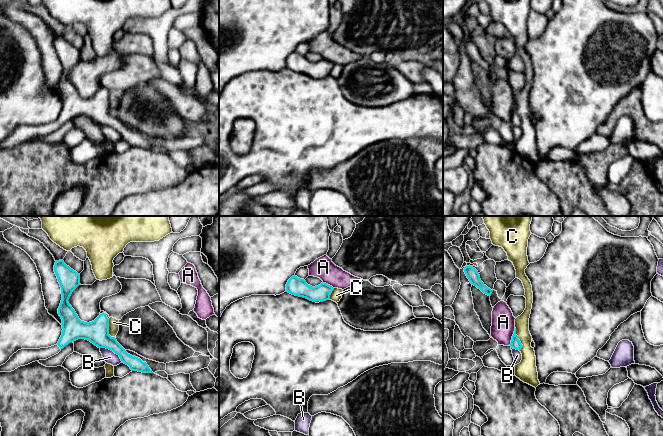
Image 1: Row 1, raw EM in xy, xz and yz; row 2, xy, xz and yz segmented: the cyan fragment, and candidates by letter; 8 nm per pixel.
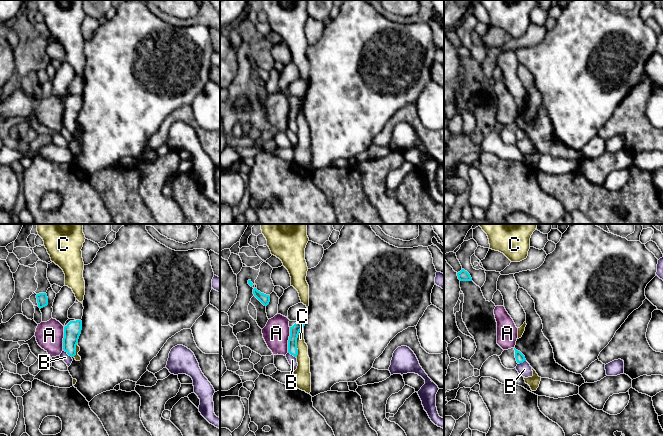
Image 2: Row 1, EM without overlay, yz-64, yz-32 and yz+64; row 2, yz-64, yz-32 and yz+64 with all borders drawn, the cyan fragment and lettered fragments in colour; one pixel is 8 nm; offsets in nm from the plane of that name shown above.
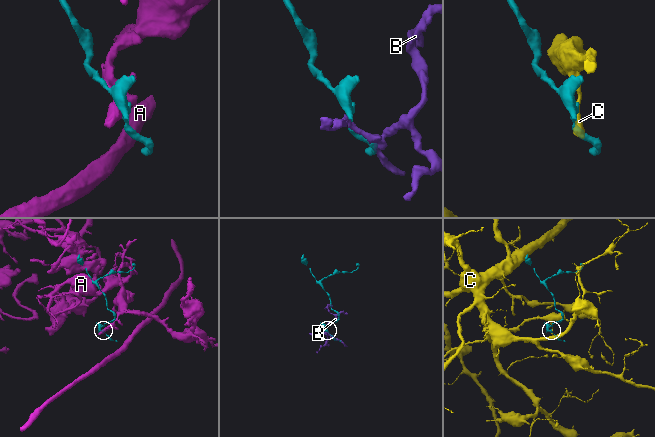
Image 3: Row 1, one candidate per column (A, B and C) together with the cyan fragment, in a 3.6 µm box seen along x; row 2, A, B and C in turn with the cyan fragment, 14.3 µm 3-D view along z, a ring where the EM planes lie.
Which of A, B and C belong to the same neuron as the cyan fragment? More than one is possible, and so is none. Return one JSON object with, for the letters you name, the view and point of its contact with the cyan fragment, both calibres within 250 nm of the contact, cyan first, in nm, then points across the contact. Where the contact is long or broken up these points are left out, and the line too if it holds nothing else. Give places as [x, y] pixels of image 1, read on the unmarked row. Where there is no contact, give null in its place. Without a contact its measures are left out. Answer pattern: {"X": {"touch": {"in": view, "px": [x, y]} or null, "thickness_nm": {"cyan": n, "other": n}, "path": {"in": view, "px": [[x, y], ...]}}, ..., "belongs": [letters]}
{"belongs": []}

